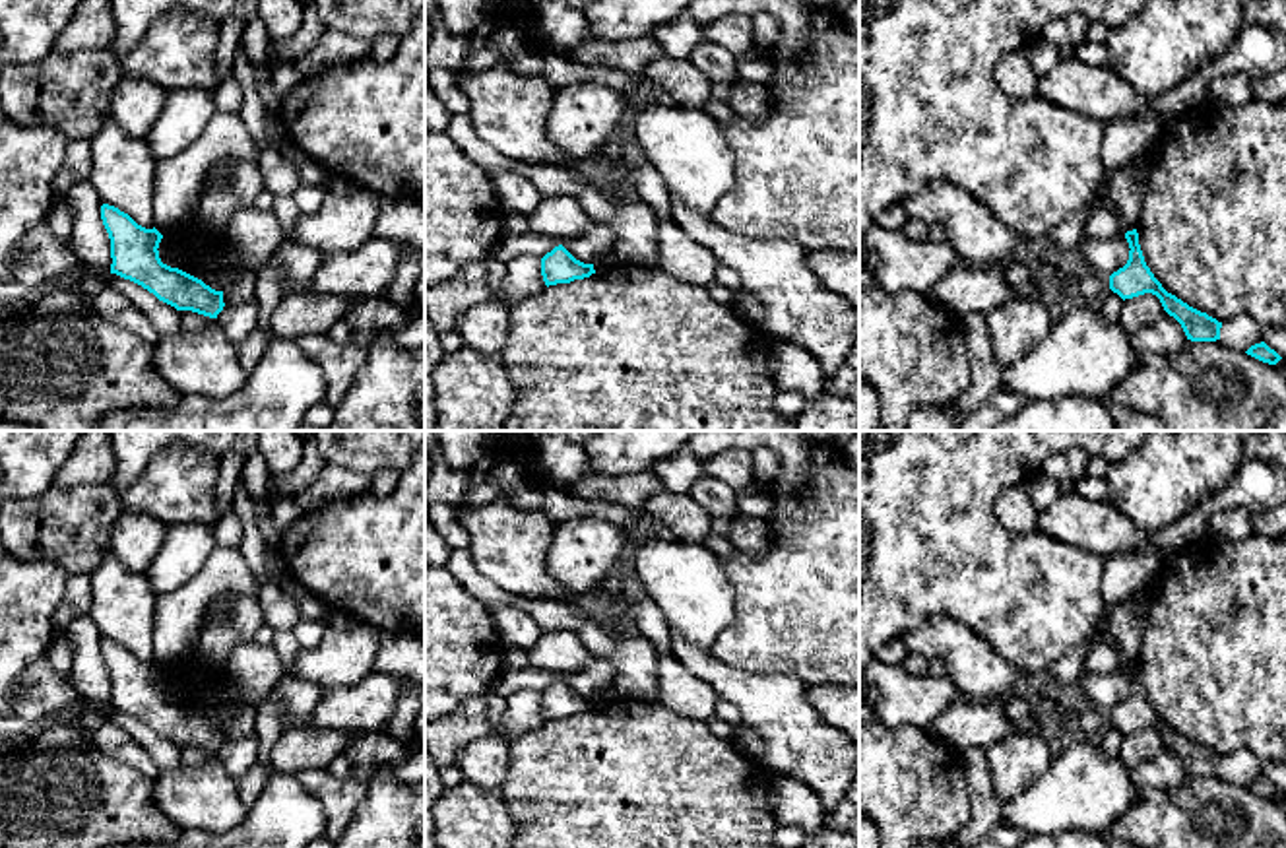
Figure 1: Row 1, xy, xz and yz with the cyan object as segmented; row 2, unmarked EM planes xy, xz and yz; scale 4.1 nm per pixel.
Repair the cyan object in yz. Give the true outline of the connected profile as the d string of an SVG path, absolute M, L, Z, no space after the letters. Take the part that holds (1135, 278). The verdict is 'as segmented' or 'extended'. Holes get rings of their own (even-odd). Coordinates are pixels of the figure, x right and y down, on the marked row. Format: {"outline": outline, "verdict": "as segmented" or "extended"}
{"outline": "M1137 229L1127 231L1125 239L1129 243L1129 260L1123 268L1109 276L1109 289L1117 293L1123 301L1144 293L1152 293L1160 299L1164 310L1173 316L1187 340L1191 342L1216 342L1220 340L1222 322L1201 312L1175 295L1168 293L1162 283L1154 277L1144 262Z", "verdict": "as segmented"}

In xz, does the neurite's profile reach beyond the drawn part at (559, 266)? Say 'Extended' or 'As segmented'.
As segmented

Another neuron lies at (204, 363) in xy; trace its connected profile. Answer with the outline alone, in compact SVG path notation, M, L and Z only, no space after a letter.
M217 320L204 330L161 336L153 345L151 365L180 396L221 400L248 380L237 345Z

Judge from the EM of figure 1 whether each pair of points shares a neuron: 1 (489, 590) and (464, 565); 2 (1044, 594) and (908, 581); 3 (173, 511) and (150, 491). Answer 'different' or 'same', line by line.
1: same
2: same
3: same

